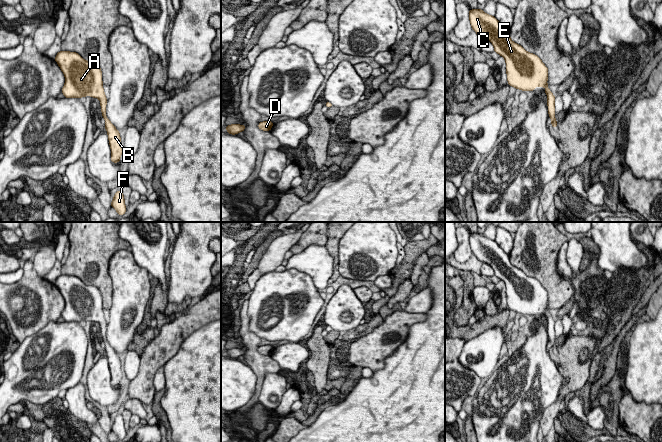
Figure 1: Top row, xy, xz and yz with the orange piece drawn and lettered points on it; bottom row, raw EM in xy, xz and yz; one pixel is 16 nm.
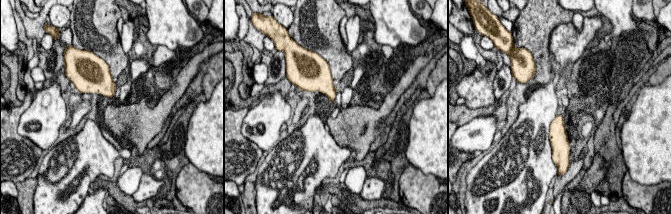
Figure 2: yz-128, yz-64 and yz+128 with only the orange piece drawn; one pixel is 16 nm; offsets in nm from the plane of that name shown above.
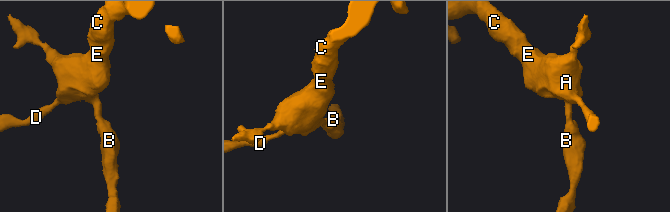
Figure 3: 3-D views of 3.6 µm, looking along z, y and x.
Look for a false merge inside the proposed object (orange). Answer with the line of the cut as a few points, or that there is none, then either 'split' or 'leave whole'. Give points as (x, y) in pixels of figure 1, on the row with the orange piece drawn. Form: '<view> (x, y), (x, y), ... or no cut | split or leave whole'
no cut | leave whole

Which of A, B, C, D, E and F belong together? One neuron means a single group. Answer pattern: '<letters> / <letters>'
A B C D E F

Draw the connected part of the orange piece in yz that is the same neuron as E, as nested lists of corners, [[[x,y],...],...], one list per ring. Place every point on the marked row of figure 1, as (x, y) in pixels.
[[[470,9],[469,19],[472,29],[483,39],[489,40],[494,51],[503,56],[506,62],[507,80],[510,86],[523,91],[534,91],[535,87],[545,87],[551,125],[557,128],[555,119],[555,96],[547,87],[548,68],[541,59],[527,52],[521,45],[513,42],[509,31],[494,17],[482,9]]]

